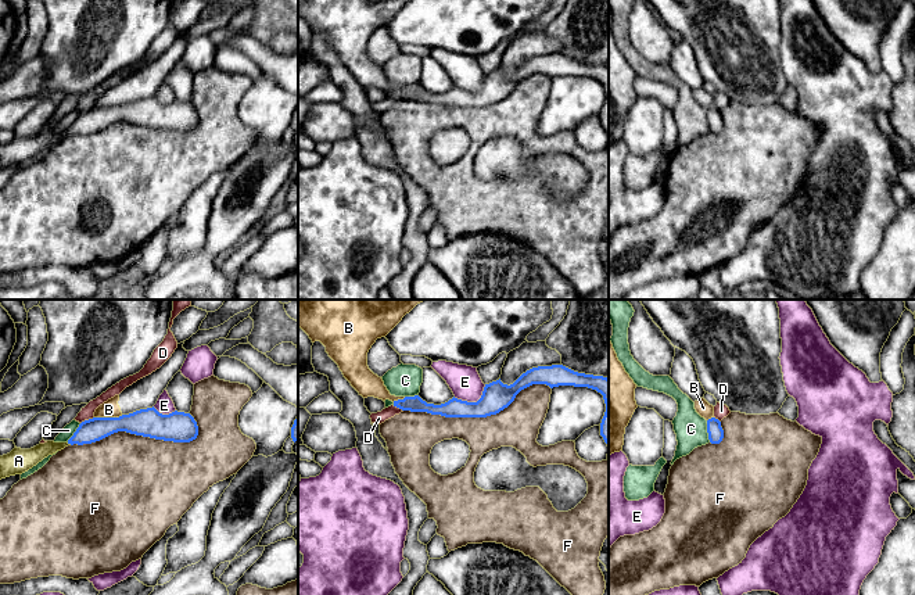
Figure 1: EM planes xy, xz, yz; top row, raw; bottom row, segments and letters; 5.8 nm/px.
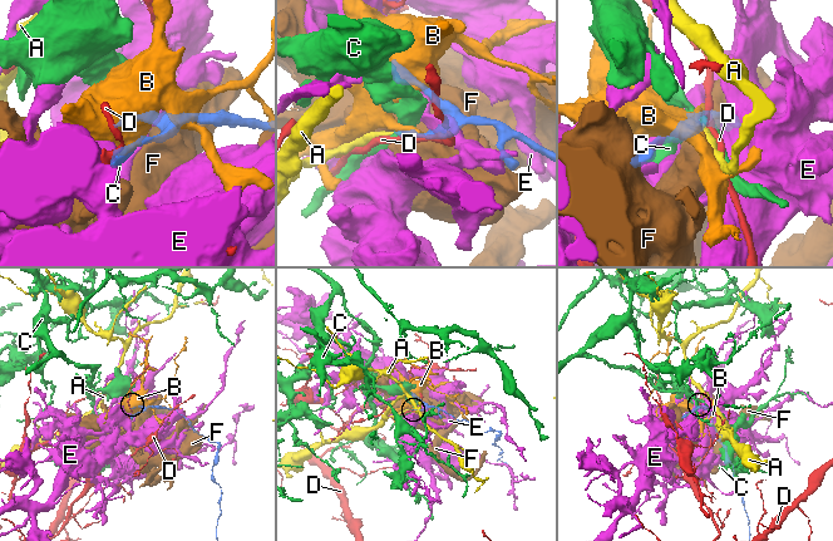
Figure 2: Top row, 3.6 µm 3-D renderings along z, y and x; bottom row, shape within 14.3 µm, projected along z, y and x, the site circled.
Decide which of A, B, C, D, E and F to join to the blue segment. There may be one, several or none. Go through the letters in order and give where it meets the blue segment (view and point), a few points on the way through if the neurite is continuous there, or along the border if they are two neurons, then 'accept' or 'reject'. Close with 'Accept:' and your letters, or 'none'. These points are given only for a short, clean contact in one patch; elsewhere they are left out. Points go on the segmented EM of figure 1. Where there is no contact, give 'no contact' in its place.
A: xy (70, 443) | across xy (96, 429), (70, 443), (46, 448), (29, 458) | accept
B: xy (108, 418) | reject
C: yz (707, 432) | reject
D: xy (86, 420) | along xy (93, 416), (81, 423) | reject
E: xz (473, 402) | reject
F: xz (477, 416) | reject
Accept: A

